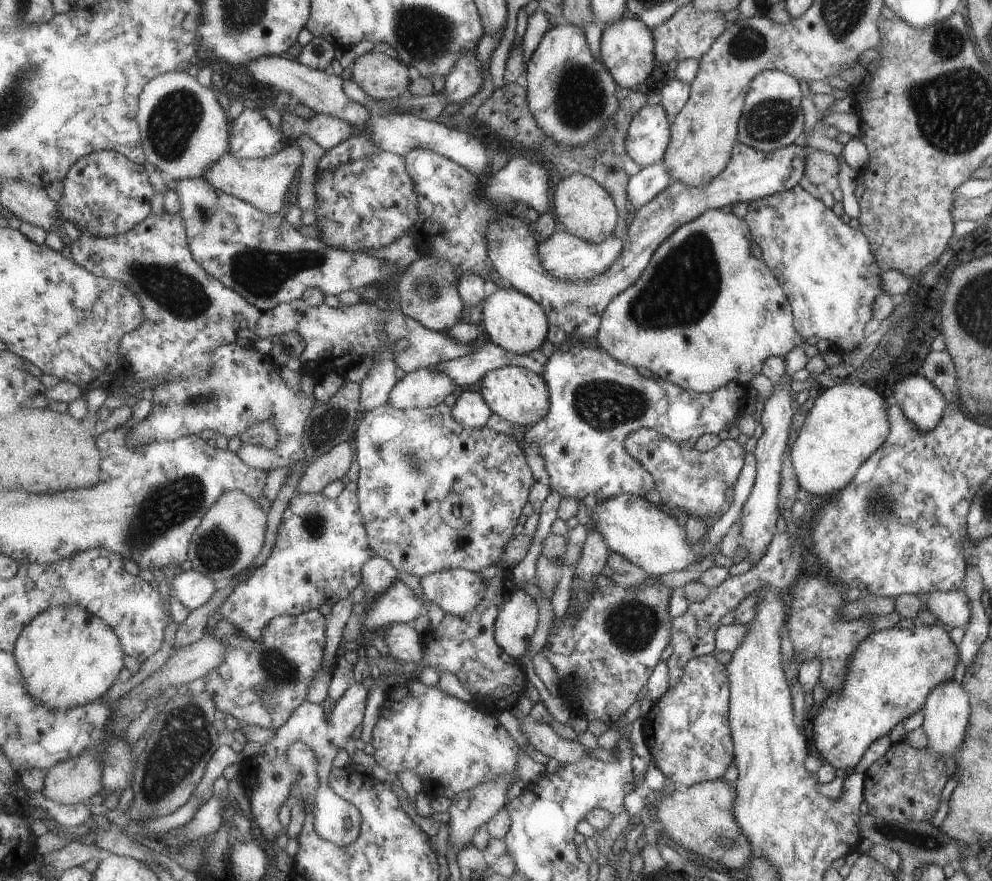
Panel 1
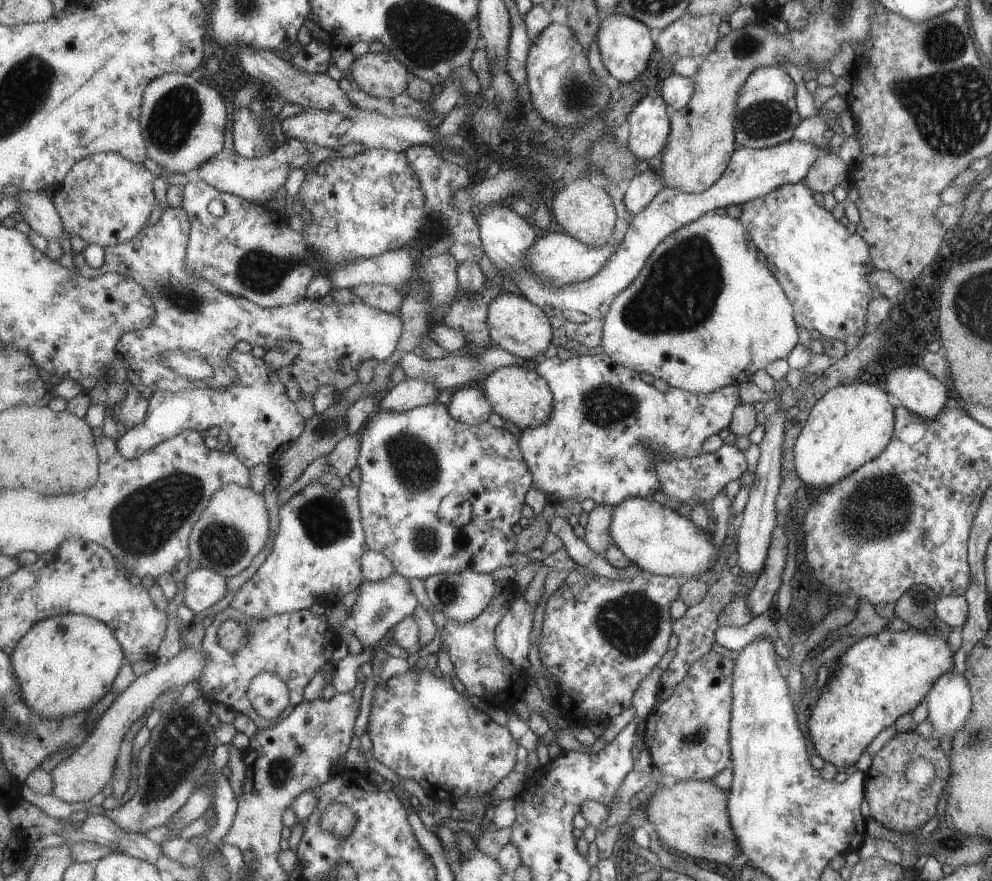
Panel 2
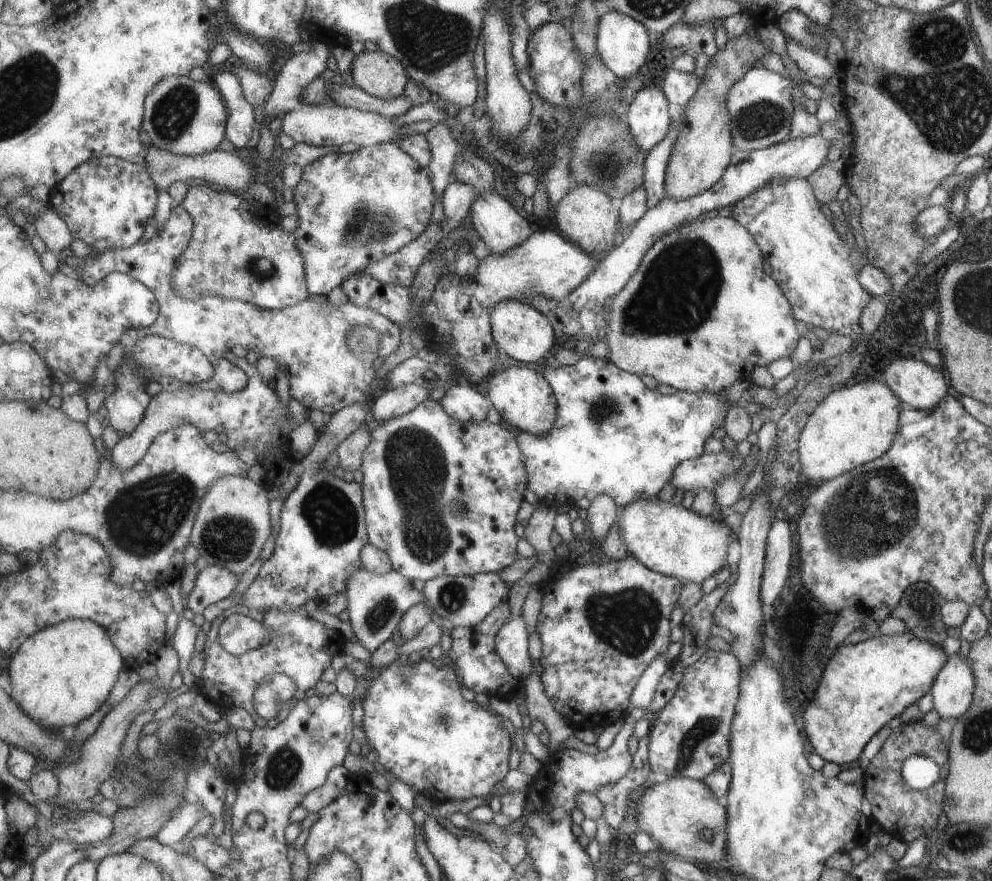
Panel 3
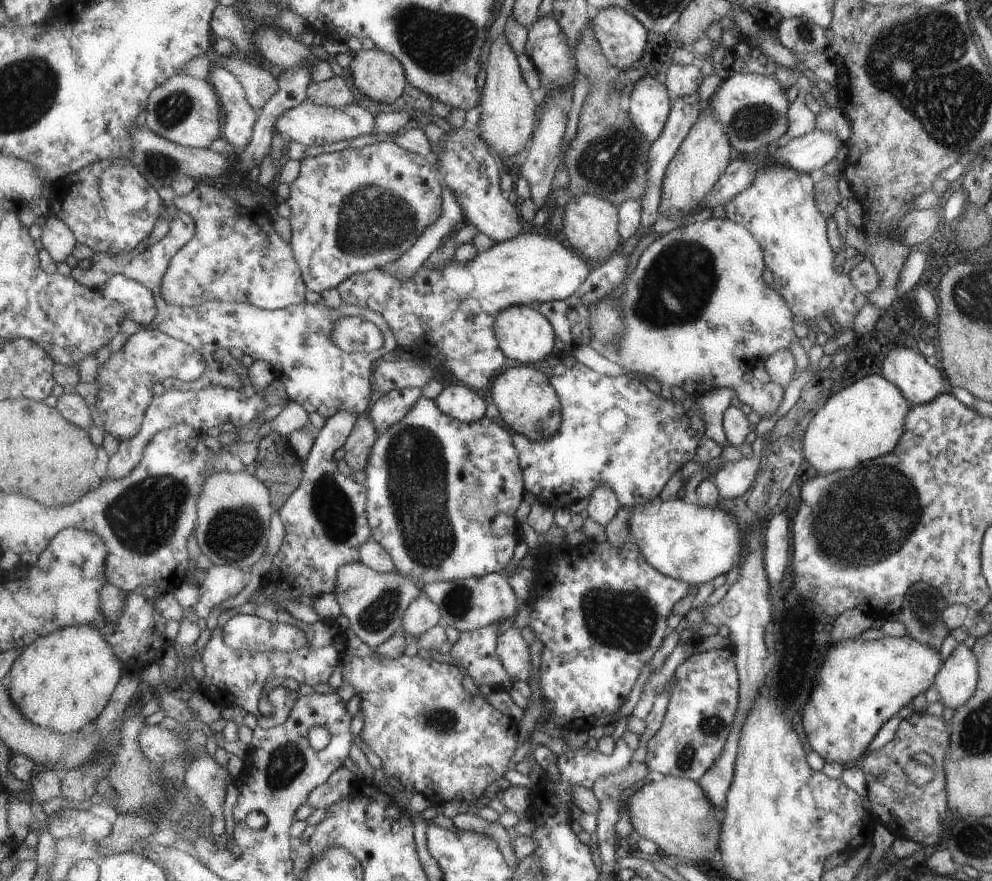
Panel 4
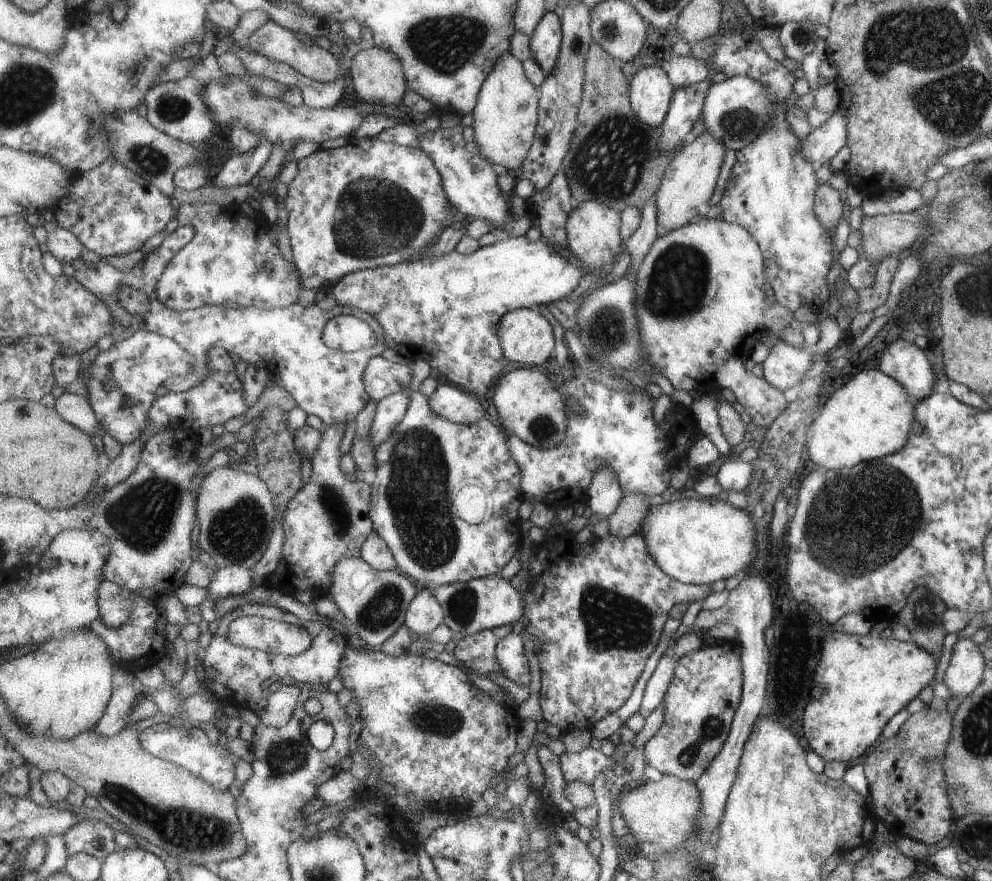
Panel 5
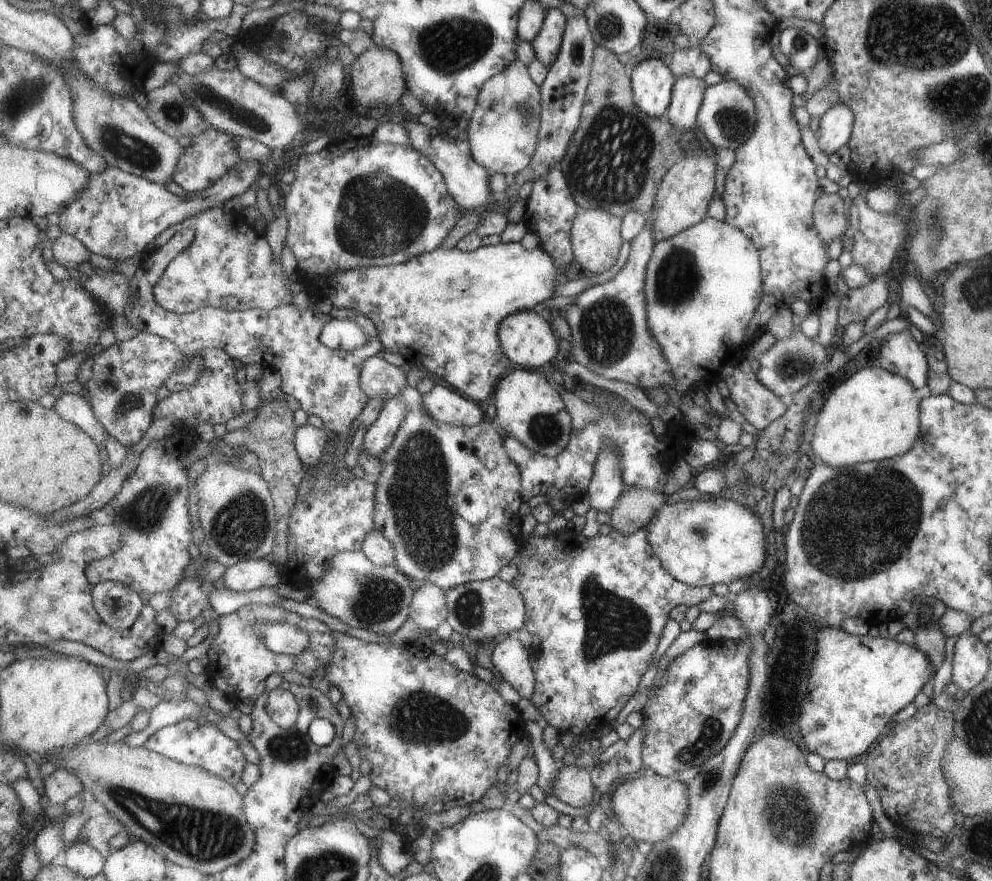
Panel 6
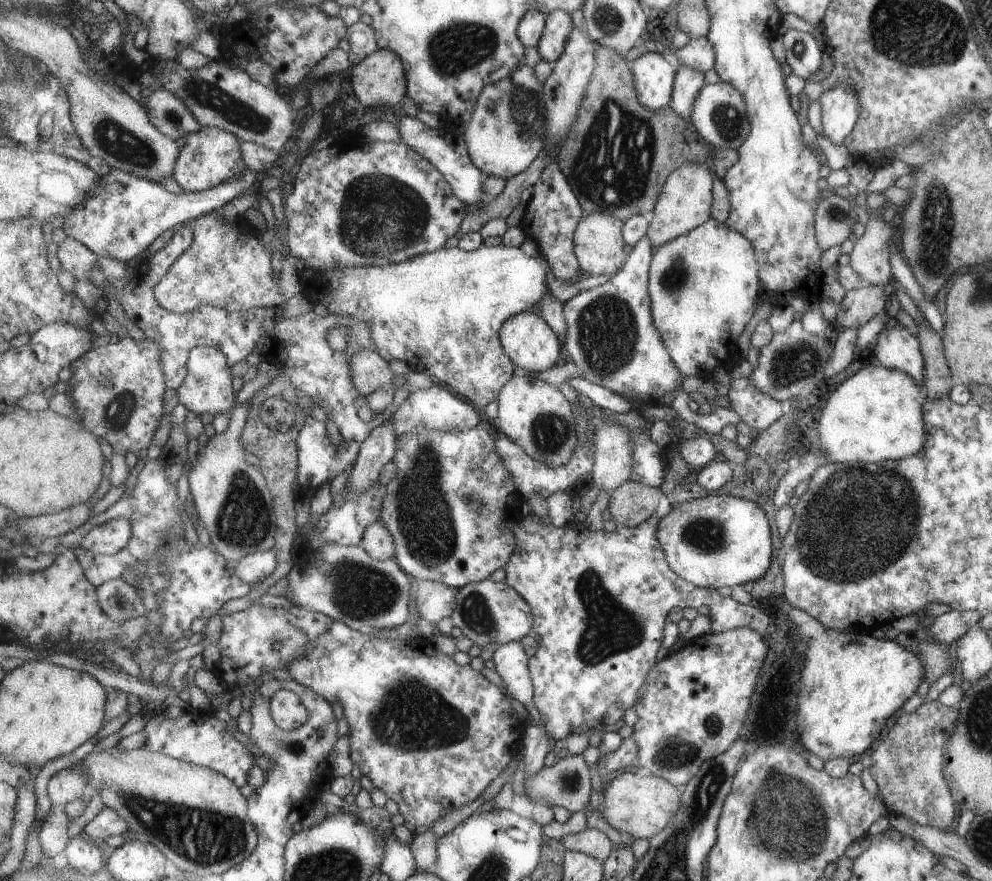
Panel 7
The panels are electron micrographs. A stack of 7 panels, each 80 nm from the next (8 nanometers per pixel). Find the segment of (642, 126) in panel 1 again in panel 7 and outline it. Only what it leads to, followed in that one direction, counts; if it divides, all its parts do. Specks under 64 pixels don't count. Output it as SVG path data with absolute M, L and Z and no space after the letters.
M649 52L633 61L637 98L649 110L667 108L672 102L677 67L671 66L661 54Z

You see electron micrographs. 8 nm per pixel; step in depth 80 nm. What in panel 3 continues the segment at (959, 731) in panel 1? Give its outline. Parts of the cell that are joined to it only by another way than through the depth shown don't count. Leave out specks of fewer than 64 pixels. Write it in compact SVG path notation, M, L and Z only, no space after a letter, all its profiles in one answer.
M958 653L948 656L948 662L937 674L929 690L933 708L939 720L953 722L961 718L972 704L975 676L971 664Z

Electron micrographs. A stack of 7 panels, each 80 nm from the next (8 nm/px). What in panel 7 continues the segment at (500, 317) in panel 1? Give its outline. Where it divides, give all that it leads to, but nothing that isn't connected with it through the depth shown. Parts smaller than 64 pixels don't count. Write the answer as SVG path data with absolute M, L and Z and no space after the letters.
M525 311L505 321L504 328L501 329L500 337L505 347L505 352L512 358L512 361L520 371L543 372L551 366L557 364L561 356L561 343L563 338L555 334L555 330L541 318L540 314Z

